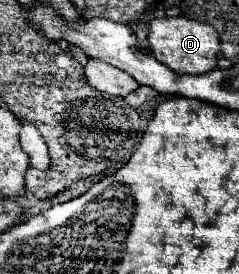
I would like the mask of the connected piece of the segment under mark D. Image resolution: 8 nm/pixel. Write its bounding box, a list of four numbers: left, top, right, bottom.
[148,16,218,74]

